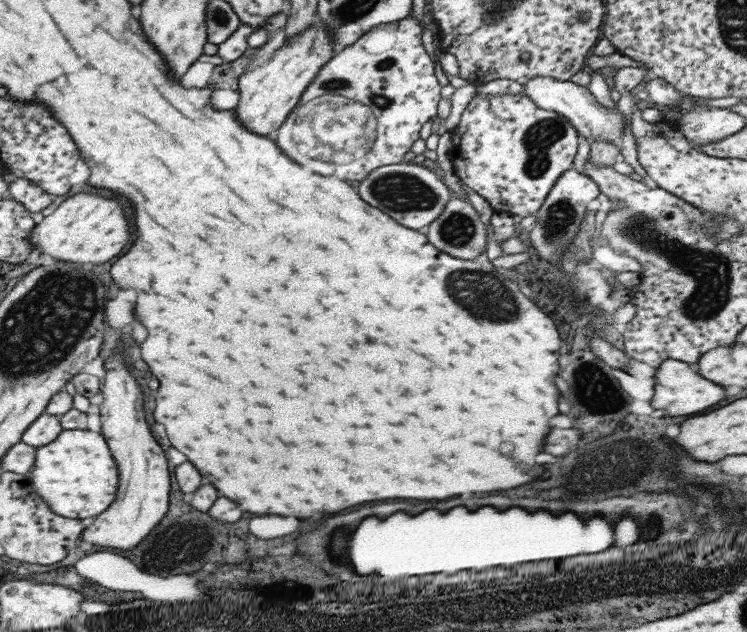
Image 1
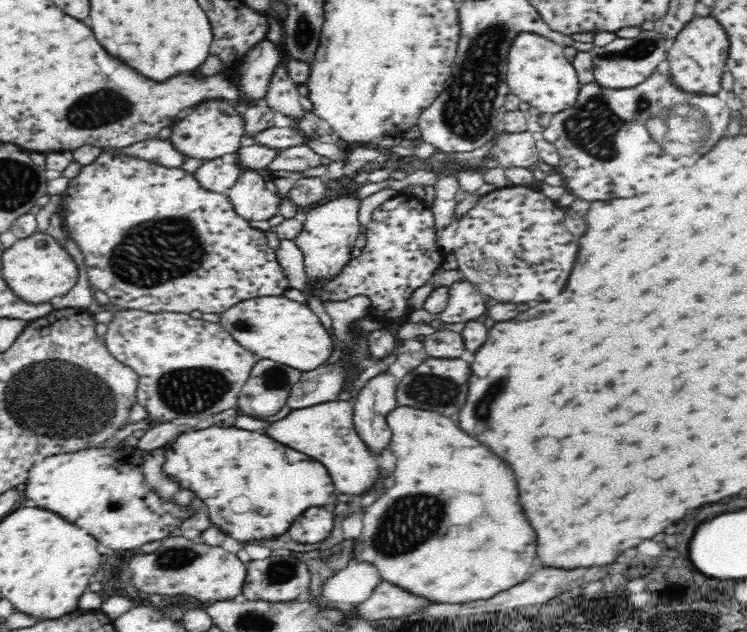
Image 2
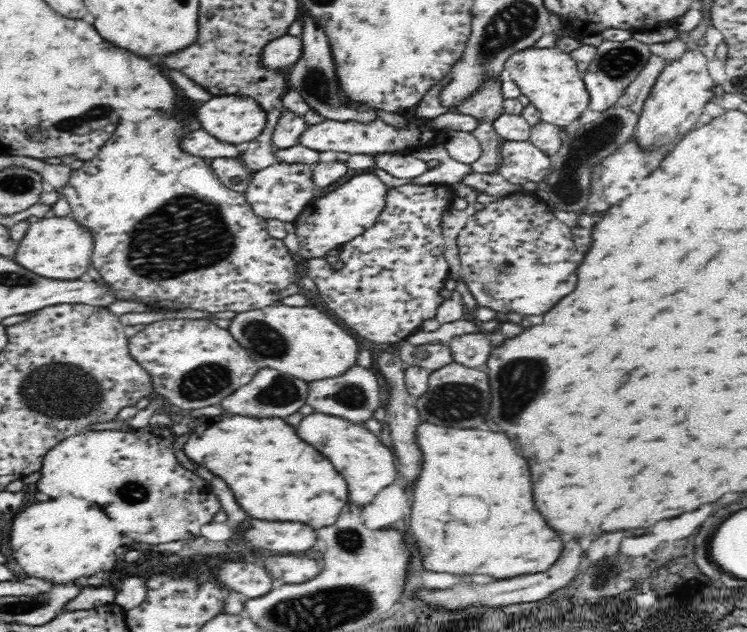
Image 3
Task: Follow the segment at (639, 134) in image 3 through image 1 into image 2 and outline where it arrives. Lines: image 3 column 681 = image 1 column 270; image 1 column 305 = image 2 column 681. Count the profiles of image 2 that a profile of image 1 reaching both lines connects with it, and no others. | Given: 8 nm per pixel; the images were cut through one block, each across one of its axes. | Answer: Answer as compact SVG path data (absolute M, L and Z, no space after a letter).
M695 14L672 40L667 50L670 77L680 89L688 93L723 94L720 82L726 70L728 54L728 33L720 21L714 14Z

